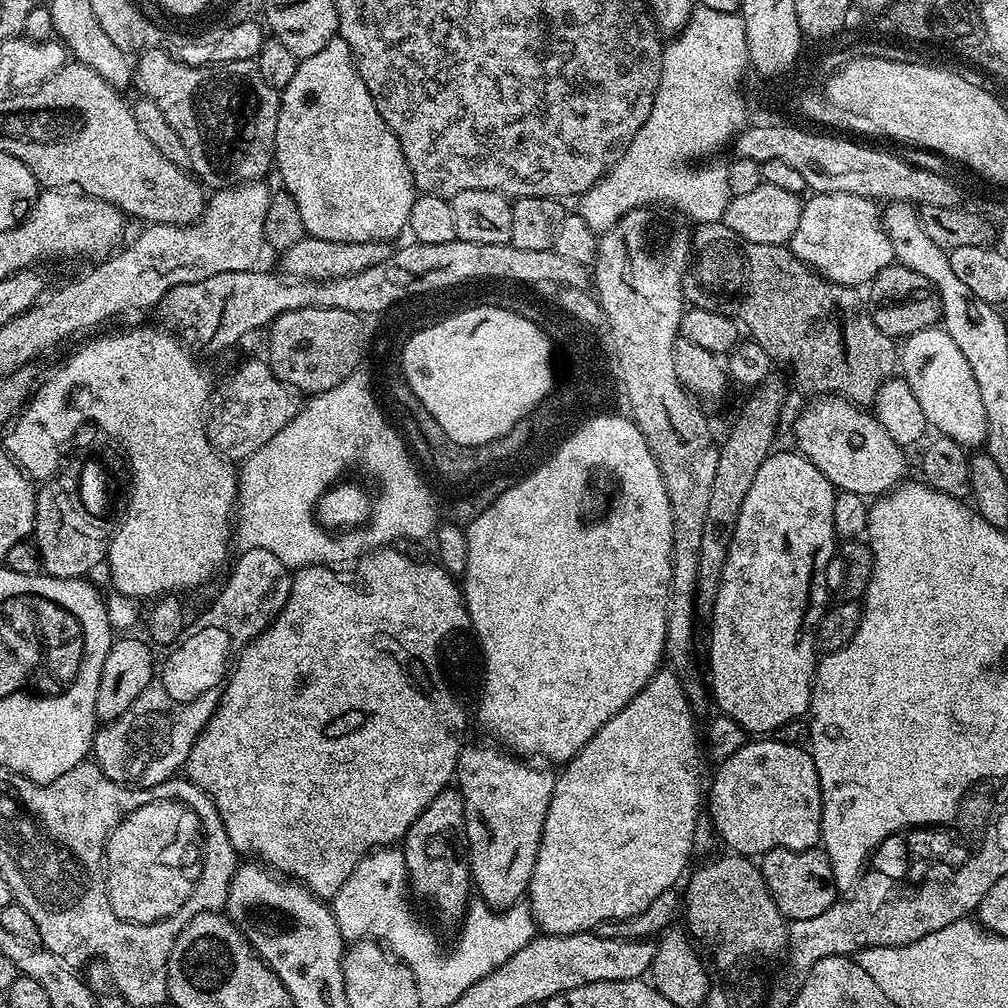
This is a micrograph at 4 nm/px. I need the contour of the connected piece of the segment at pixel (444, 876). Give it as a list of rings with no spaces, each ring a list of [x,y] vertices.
[[[443,788],[438,798],[434,798],[434,802],[430,802],[430,806],[418,814],[404,836],[402,851],[411,891],[415,895],[417,892],[426,903],[433,904],[440,911],[442,919],[463,921],[470,903],[468,891],[471,893],[474,885],[464,821],[464,795],[459,788]]]

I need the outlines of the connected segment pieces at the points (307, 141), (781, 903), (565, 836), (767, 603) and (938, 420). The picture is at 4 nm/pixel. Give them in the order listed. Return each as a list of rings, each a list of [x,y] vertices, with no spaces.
[[[333,38],[325,48],[318,50],[318,54],[314,54],[305,60],[300,60],[296,65],[294,78],[290,78],[290,82],[280,92],[280,109],[278,110],[278,122],[276,123],[274,168],[275,171],[280,171],[280,184],[282,188],[291,194],[297,203],[298,211],[302,214],[305,233],[314,238],[322,238],[330,242],[395,241],[395,236],[400,231],[403,233],[407,229],[408,219],[410,218],[410,206],[414,206],[418,195],[416,183],[412,181],[410,166],[402,154],[402,146],[398,142],[398,138],[392,133],[390,126],[386,126],[382,114],[378,114],[378,110],[374,106],[374,98],[370,98],[370,90],[366,90],[366,82],[362,82],[362,78],[356,73],[356,65],[352,62],[350,46],[345,40],[339,38]]]
[[[819,847],[801,852],[775,848],[759,857],[758,867],[778,910],[789,921],[814,918],[838,899],[828,855]]]
[[[662,666],[652,675],[650,682],[646,682],[646,686],[641,692],[635,696],[626,706],[622,706],[622,710],[618,710],[618,714],[614,714],[600,729],[598,734],[594,734],[594,738],[590,738],[590,742],[586,742],[586,746],[582,746],[582,750],[578,750],[578,754],[572,757],[563,765],[564,773],[556,776],[556,785],[554,786],[554,794],[550,798],[550,806],[546,810],[546,822],[542,826],[542,838],[538,846],[538,858],[534,862],[534,874],[528,883],[528,891],[526,893],[526,903],[528,909],[532,912],[532,918],[536,922],[536,927],[541,933],[551,934],[553,936],[573,936],[579,932],[590,932],[597,928],[600,924],[609,924],[611,920],[625,920],[634,914],[642,914],[646,910],[646,906],[650,906],[650,902],[654,902],[654,898],[658,898],[658,894],[673,891],[681,883],[682,877],[689,871],[690,863],[688,859],[692,856],[692,843],[696,840],[696,819],[702,816],[702,788],[700,792],[700,756],[702,760],[702,752],[698,747],[698,732],[696,736],[696,724],[692,721],[693,705],[688,699],[688,695],[684,692],[684,680],[671,667]]]
[[[773,451],[764,459],[762,466],[758,466],[758,474],[754,474],[754,482],[742,502],[742,510],[738,510],[738,526],[734,526],[734,538],[730,542],[730,550],[726,554],[726,566],[722,570],[722,586],[718,586],[718,598],[714,602],[710,621],[712,627],[712,637],[708,640],[708,672],[712,675],[710,696],[716,699],[716,704],[720,707],[717,709],[723,715],[729,716],[748,734],[775,733],[778,726],[791,720],[801,719],[807,713],[808,704],[812,700],[812,679],[816,677],[818,663],[816,631],[830,604],[830,593],[824,584],[824,571],[832,555],[838,551],[838,537],[834,530],[834,498],[837,489],[833,488],[832,483],[822,474],[822,470],[818,470],[818,466],[810,463],[806,456],[800,455],[799,451],[791,451]]]
[[[940,326],[918,330],[903,344],[898,352],[902,378],[910,390],[914,390],[914,398],[918,398],[918,406],[922,406],[922,414],[926,414],[929,425],[937,428],[935,431],[939,435],[949,436],[961,444],[965,450],[979,449],[988,439],[988,419],[982,406],[982,394],[978,394],[978,382],[974,382],[974,370],[970,370],[970,362],[966,362],[966,354],[954,346],[954,338],[950,338],[950,334]]]

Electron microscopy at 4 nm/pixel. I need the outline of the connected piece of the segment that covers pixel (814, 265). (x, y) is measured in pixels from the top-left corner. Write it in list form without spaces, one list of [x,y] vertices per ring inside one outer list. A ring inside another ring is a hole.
[[[817,192],[809,197],[803,201],[804,213],[790,241],[793,254],[809,268],[835,284],[864,286],[893,263],[892,243],[881,213],[868,197],[849,192]]]

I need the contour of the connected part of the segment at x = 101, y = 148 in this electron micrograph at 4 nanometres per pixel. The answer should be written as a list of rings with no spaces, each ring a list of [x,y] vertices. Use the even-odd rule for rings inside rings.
[[[77,62],[66,63],[47,84],[52,88],[52,104],[48,104],[48,116],[40,124],[44,136],[32,136],[32,144],[24,144],[24,140],[12,144],[12,154],[28,156],[26,166],[45,189],[79,190],[89,198],[115,204],[129,217],[137,216],[148,224],[199,220],[206,203],[201,181],[158,154],[117,89]]]

